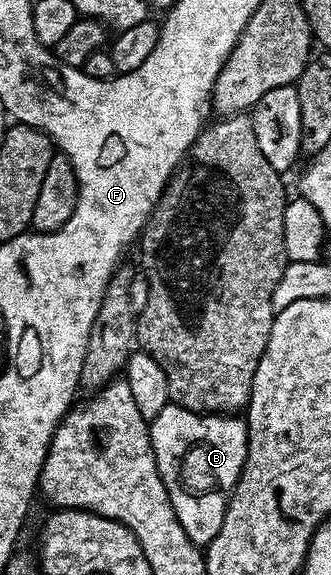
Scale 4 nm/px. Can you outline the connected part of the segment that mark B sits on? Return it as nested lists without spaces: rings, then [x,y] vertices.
[[[171,402],[163,410],[159,410],[157,417],[149,424],[149,437],[157,459],[157,472],[165,484],[179,526],[183,526],[187,538],[191,538],[193,544],[208,546],[223,526],[230,495],[237,487],[237,479],[245,468],[249,449],[248,423],[237,414],[202,414],[180,408],[178,404]]]

